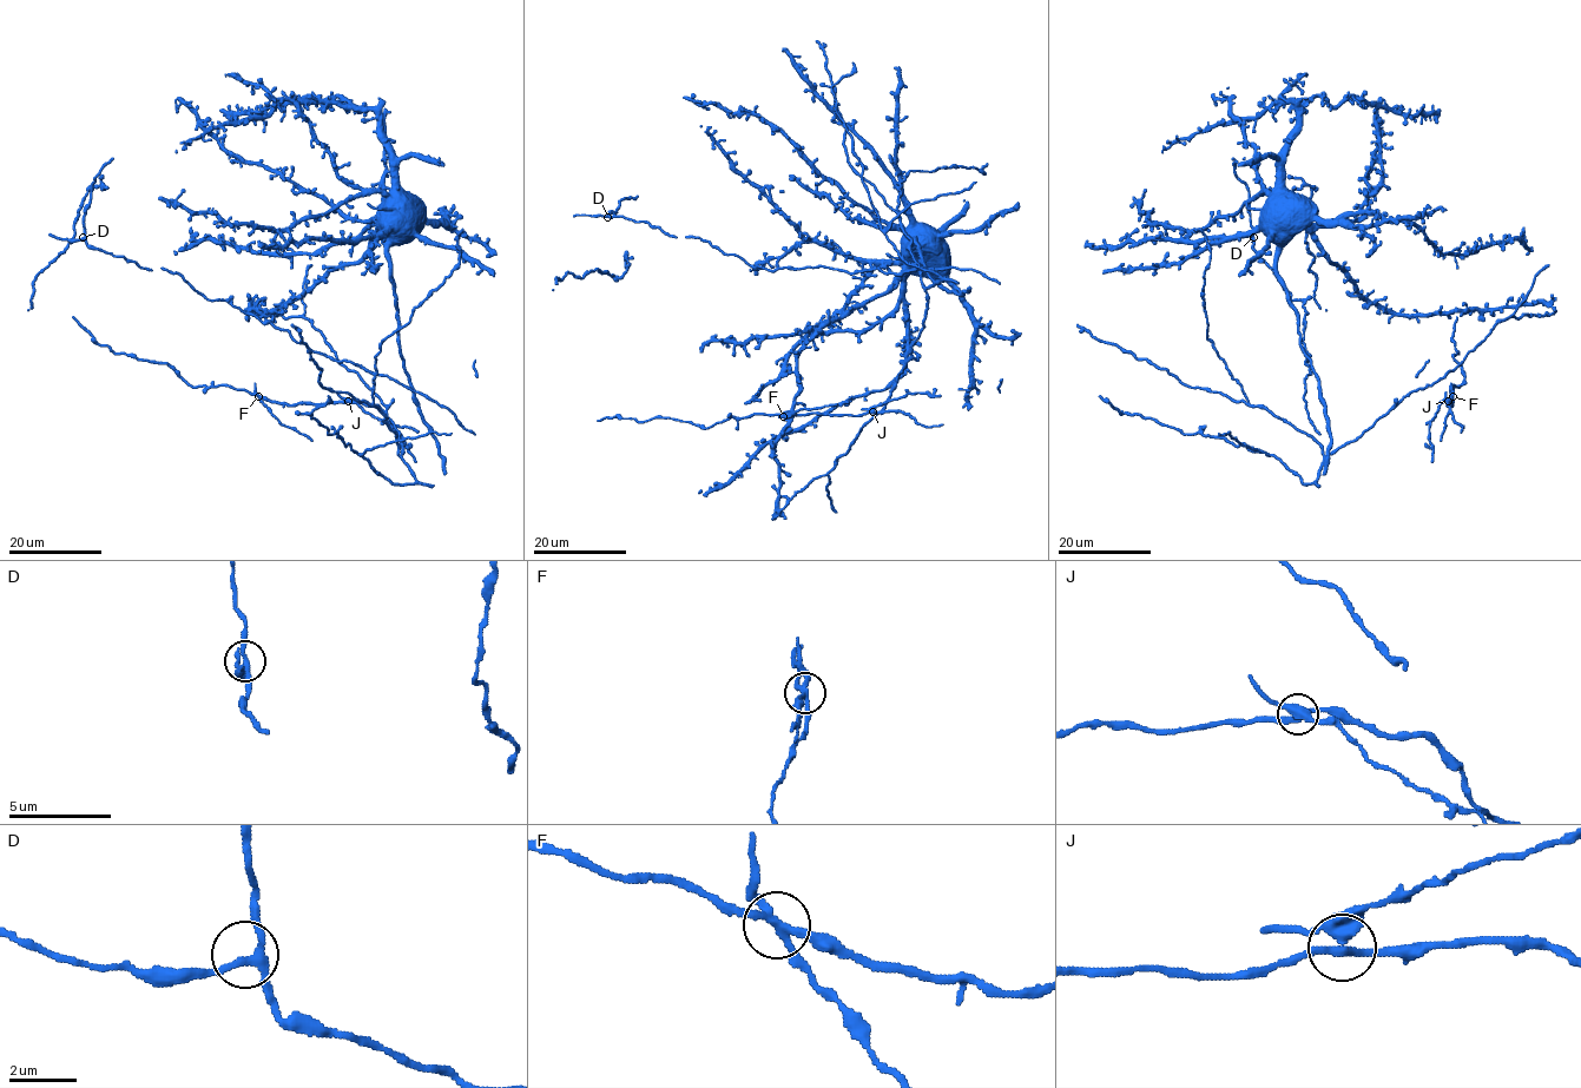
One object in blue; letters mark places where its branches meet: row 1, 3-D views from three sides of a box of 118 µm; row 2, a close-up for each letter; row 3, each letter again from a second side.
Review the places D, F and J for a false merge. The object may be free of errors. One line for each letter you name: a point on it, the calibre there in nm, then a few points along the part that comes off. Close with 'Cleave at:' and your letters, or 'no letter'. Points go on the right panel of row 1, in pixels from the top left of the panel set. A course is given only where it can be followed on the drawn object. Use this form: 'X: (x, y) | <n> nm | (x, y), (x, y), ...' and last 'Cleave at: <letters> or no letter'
F: (1453, 396) | 220 nm | (1453, 395), (1440, 441)
Cleave at: F

